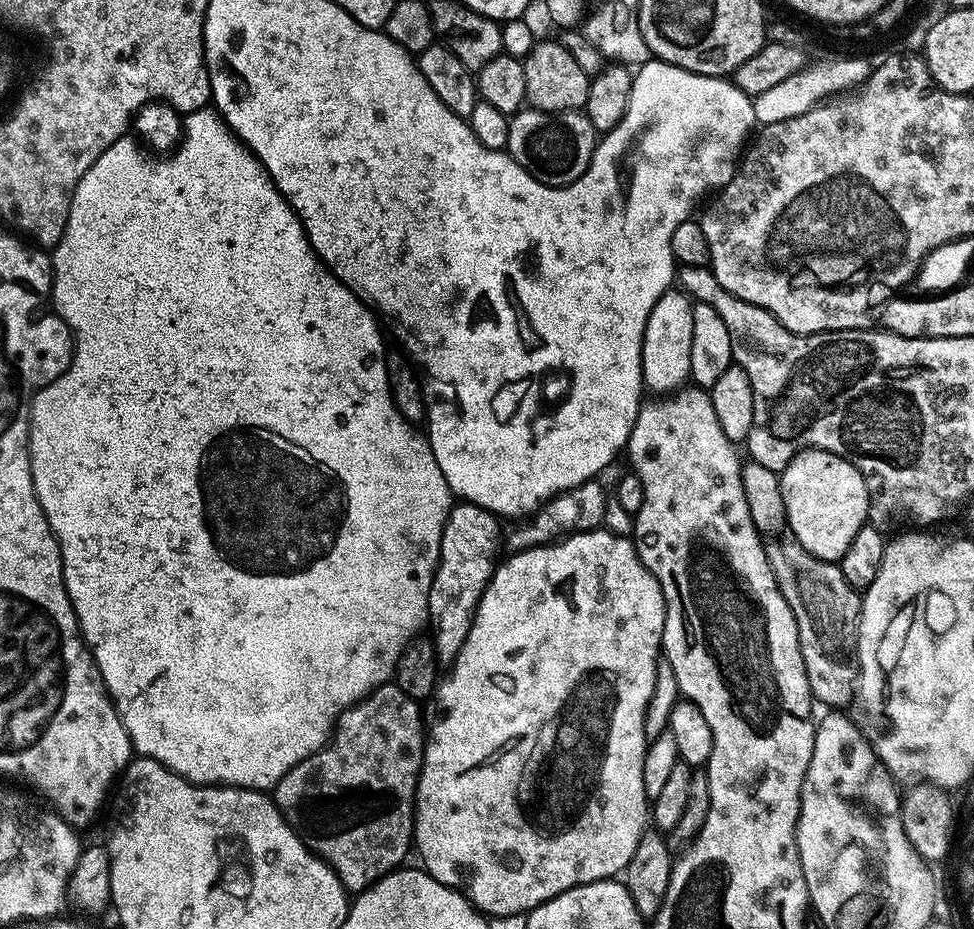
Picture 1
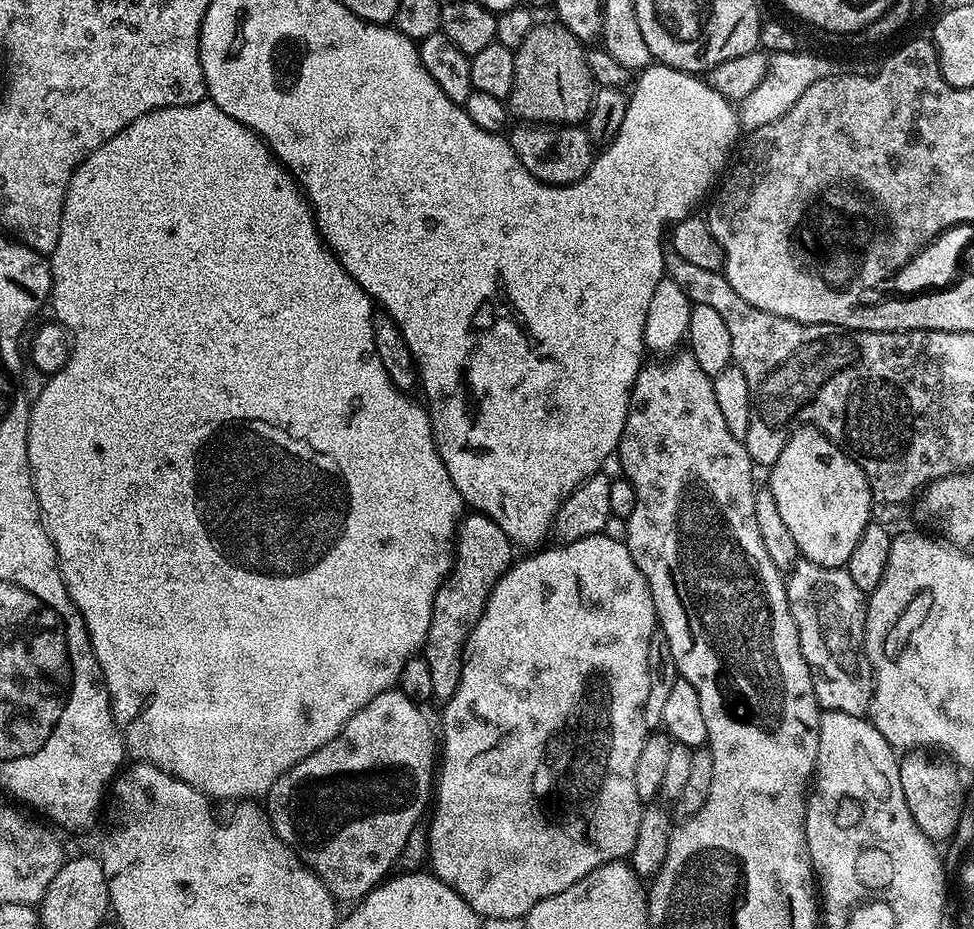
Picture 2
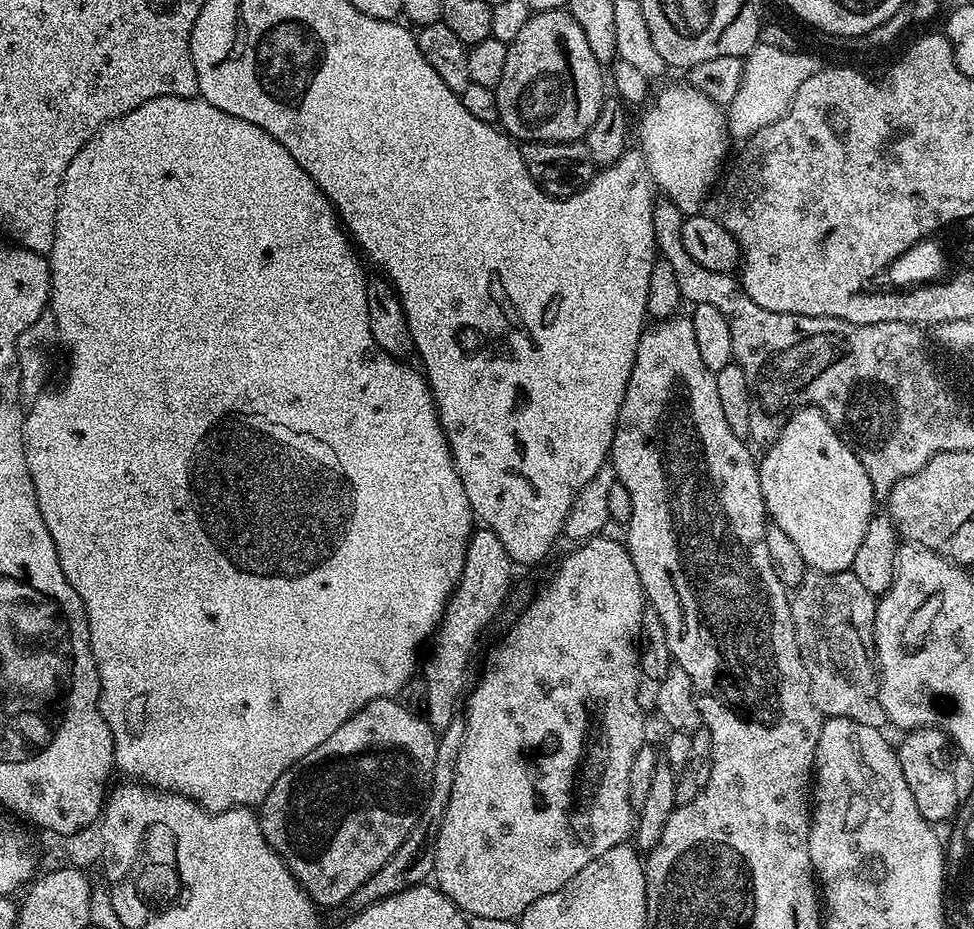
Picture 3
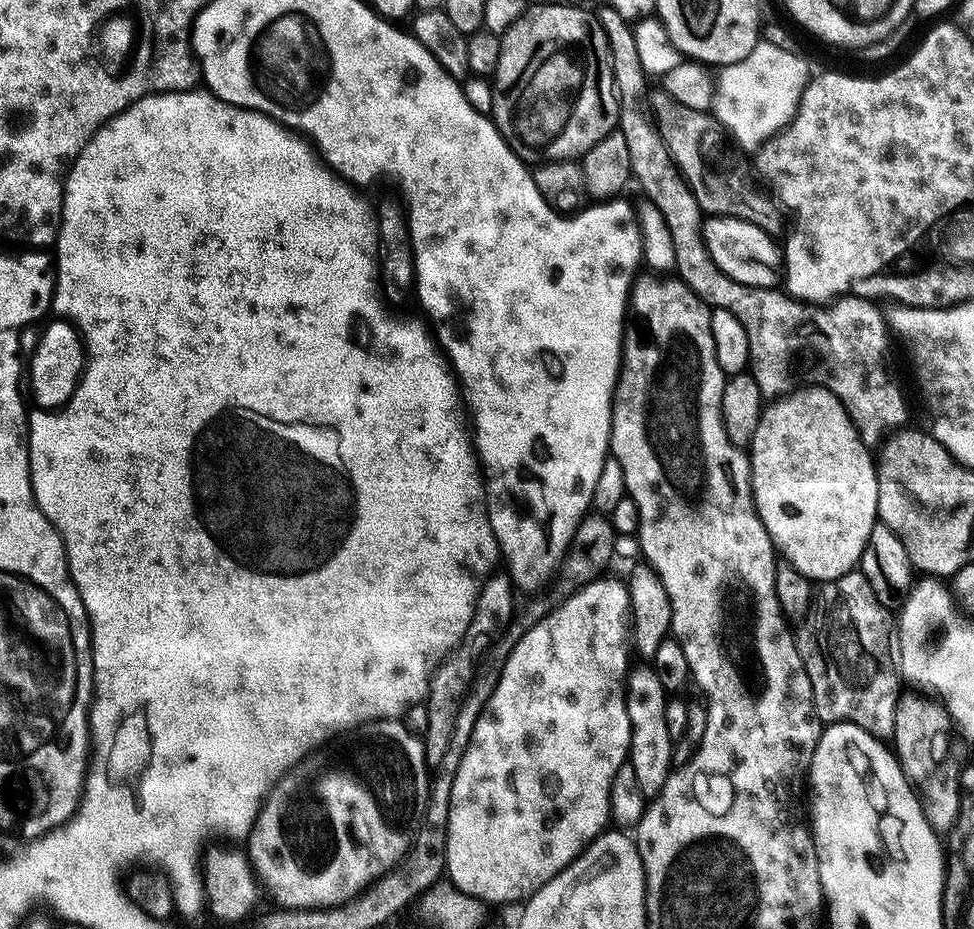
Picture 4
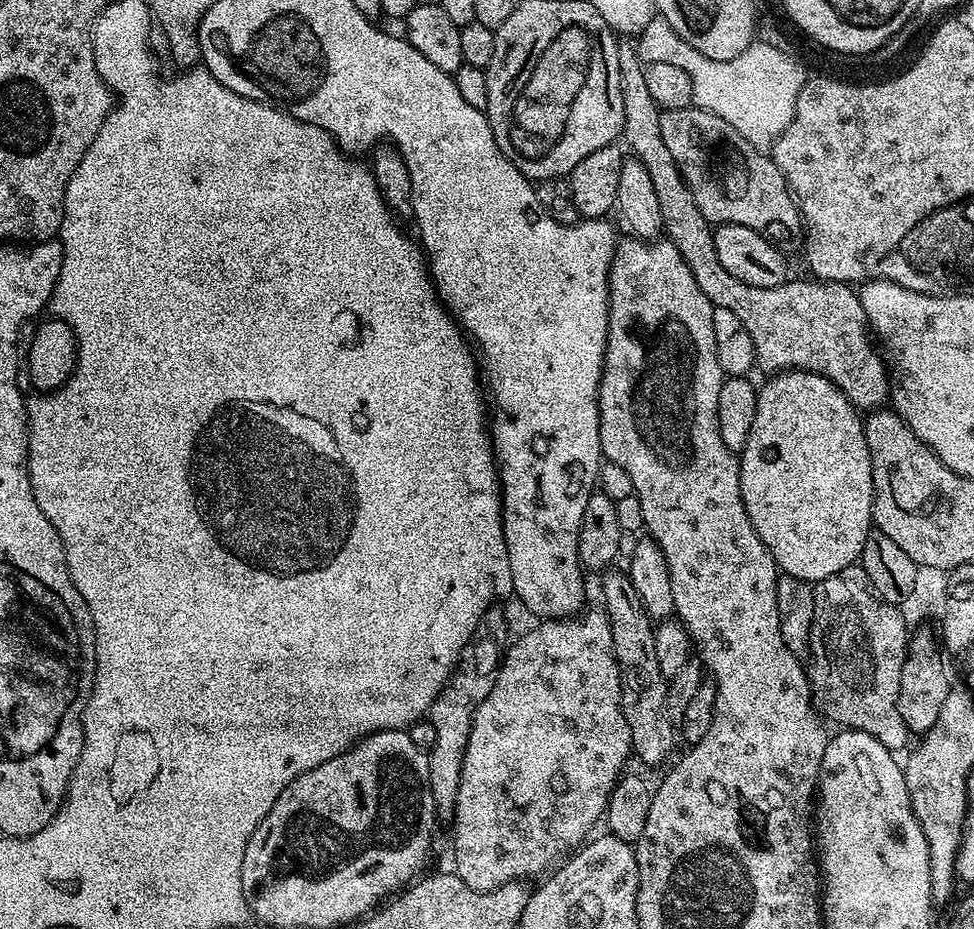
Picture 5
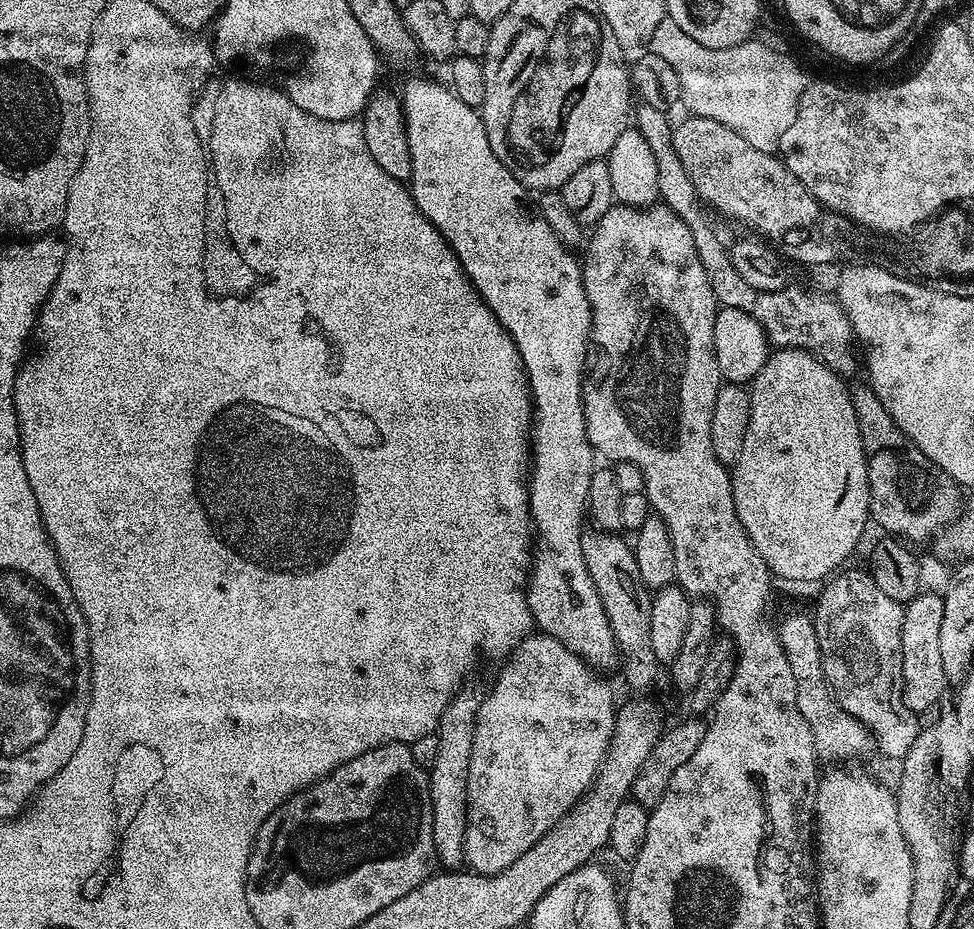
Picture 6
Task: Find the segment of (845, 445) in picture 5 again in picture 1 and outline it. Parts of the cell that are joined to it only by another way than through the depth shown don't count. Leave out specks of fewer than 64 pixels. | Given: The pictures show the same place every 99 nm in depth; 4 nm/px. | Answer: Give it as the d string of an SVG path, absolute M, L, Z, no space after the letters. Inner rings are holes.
M808 448L793 458L779 478L791 539L819 560L839 562L854 534L868 523L868 491L862 474L838 454Z

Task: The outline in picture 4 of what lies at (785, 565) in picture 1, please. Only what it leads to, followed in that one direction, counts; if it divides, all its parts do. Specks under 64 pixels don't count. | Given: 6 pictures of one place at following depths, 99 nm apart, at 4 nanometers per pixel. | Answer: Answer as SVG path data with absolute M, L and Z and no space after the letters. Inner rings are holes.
M858 570L842 574L837 580L823 581L813 591L812 605L799 621L794 635L798 654L810 678L816 717L825 725L853 724L887 741L894 734L894 714L902 695L902 681L894 659L894 616L878 602L874 590L870 590L870 582Z

